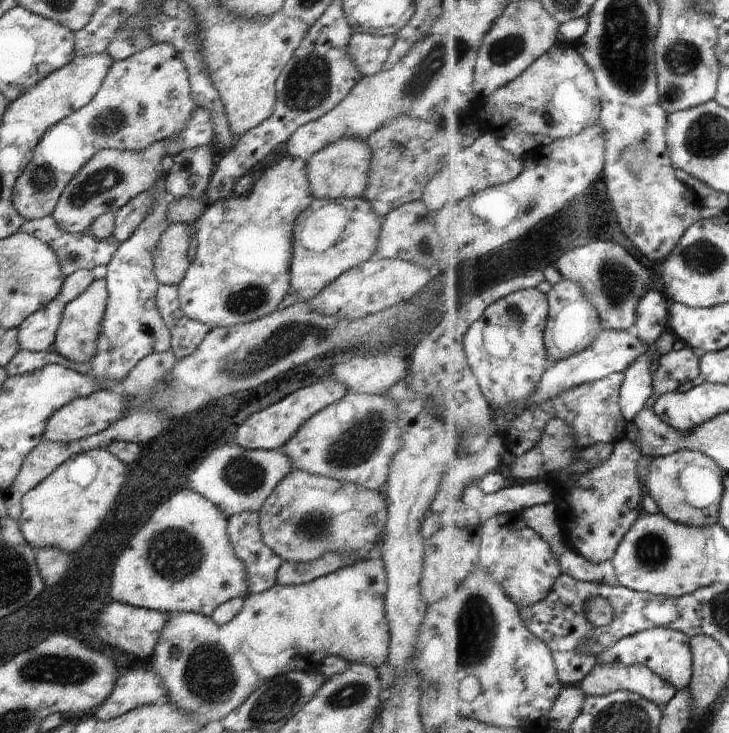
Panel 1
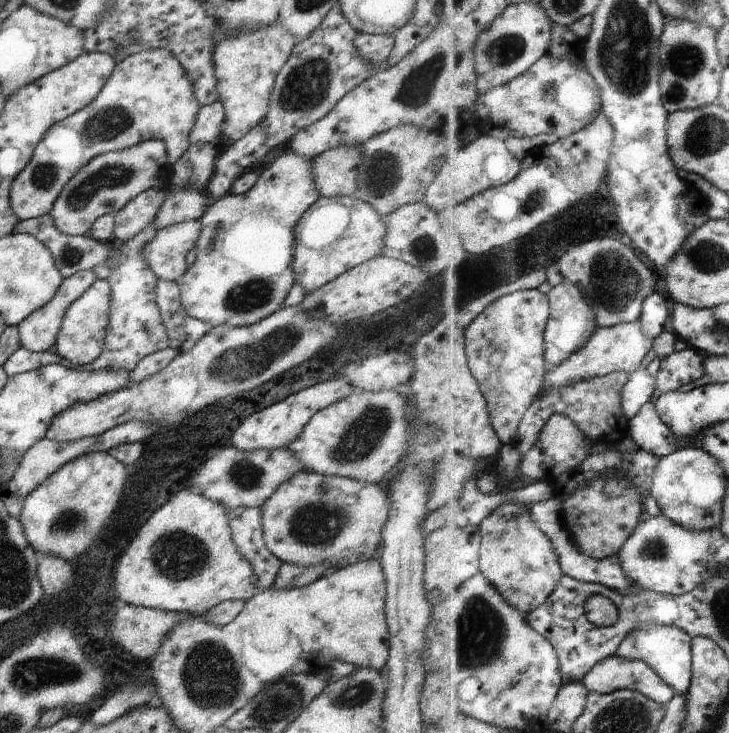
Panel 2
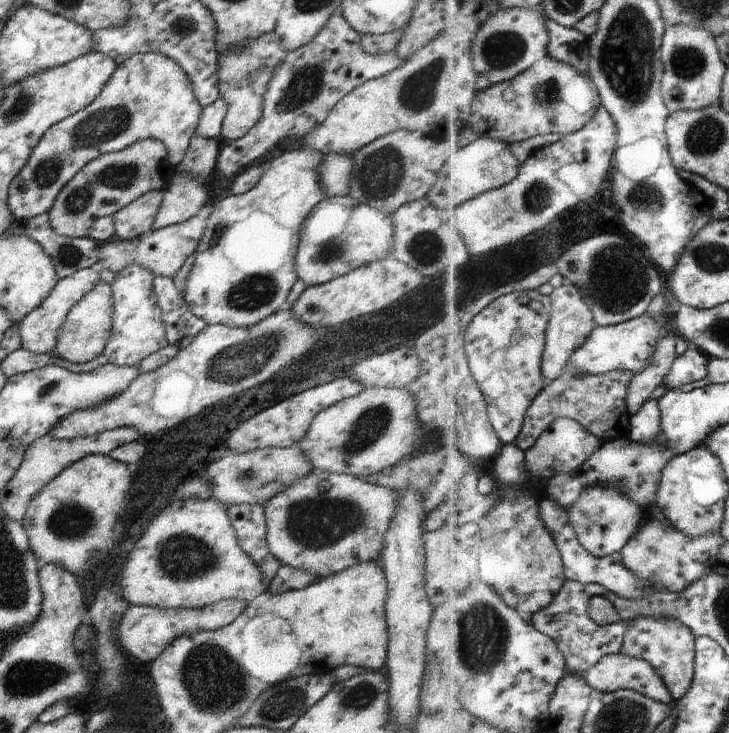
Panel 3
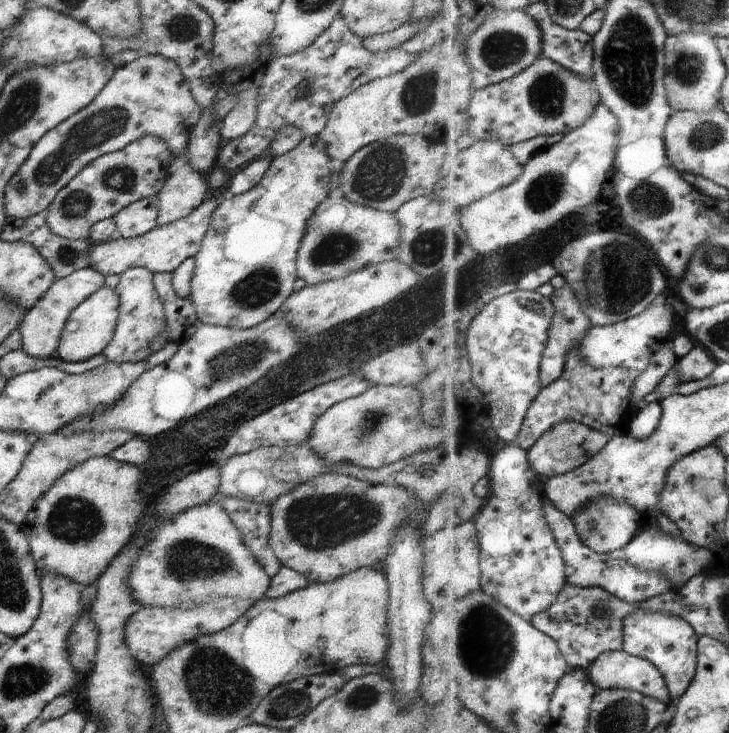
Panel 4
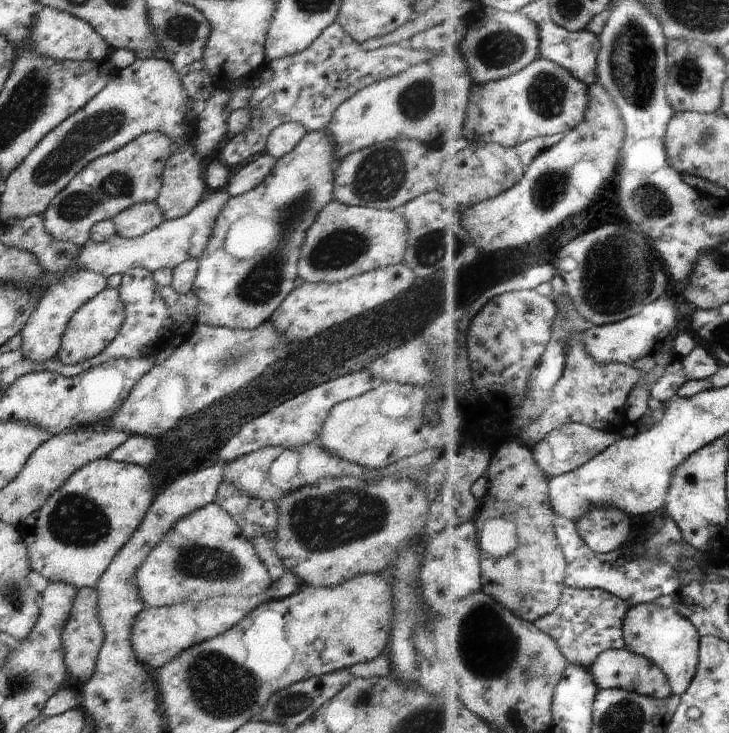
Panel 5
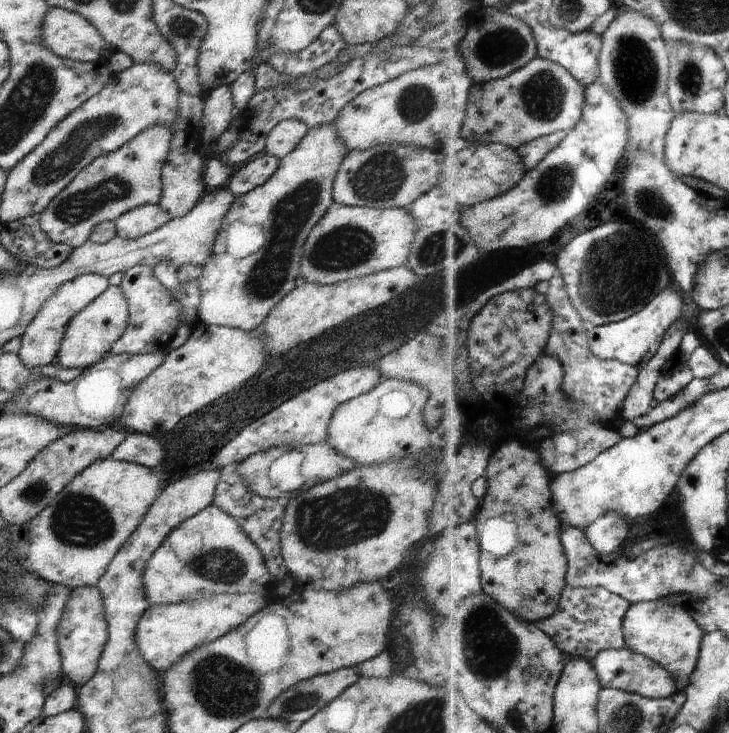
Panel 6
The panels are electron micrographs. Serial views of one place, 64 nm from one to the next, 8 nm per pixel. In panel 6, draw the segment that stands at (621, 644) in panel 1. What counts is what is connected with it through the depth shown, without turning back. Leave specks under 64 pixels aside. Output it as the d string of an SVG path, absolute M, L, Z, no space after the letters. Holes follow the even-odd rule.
M670 599L643 601L631 605L622 627L626 646L667 668L675 676L678 690L684 692L698 668L705 635L690 613Z

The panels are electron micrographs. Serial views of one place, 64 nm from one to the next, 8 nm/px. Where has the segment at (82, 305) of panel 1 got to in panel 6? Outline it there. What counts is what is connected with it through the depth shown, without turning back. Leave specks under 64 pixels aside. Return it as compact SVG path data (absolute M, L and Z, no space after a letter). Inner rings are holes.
M108 286L91 304L77 312L64 328L55 363L61 368L83 370L109 355L111 344L123 334L127 326L128 306L121 288Z

